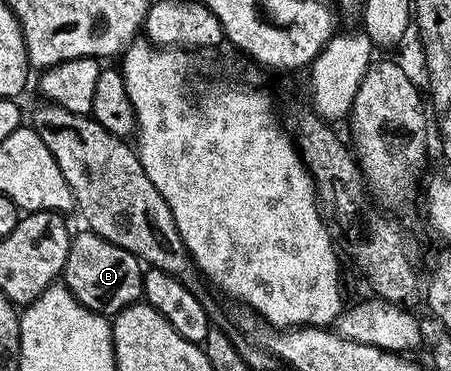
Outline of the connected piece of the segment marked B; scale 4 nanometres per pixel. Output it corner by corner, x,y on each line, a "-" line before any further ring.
84,228
73,233
72,243
66,256
63,285
84,305
95,314
115,316
119,310
132,306
144,298
143,280
145,267
141,261
125,248
112,244
94,231

